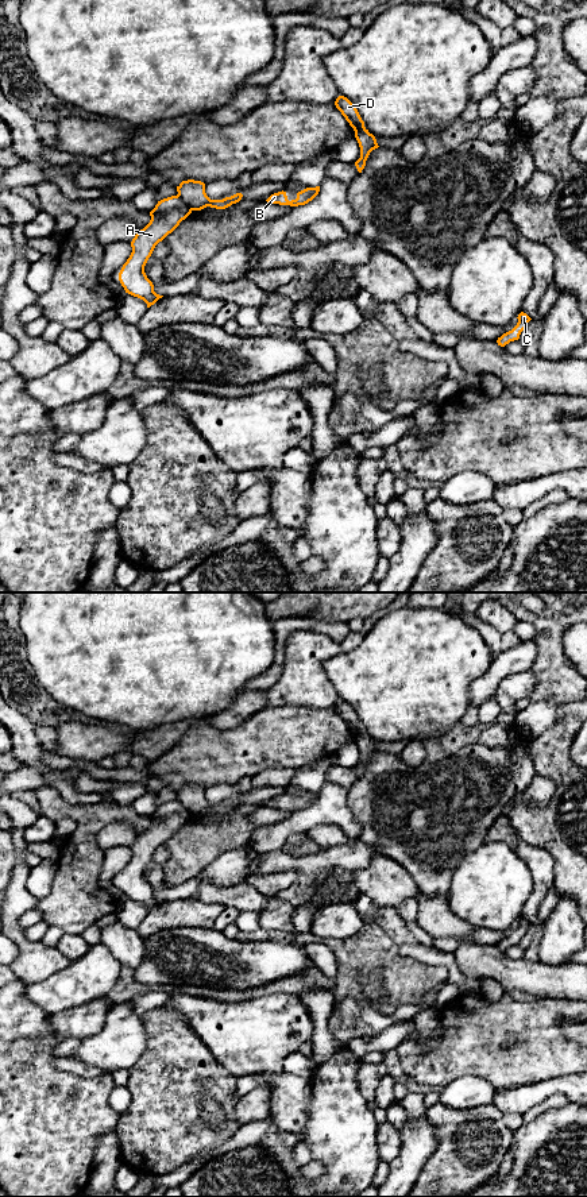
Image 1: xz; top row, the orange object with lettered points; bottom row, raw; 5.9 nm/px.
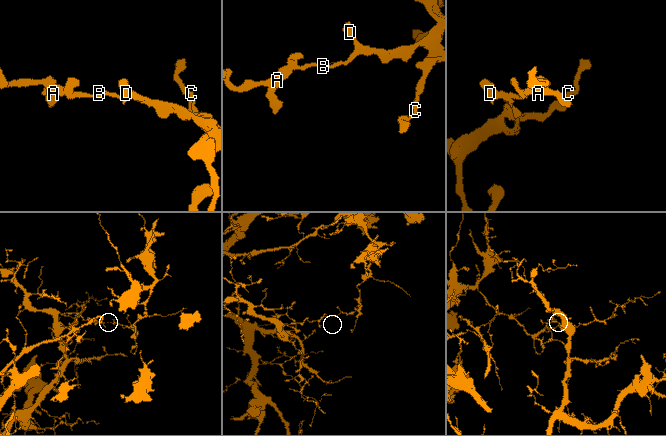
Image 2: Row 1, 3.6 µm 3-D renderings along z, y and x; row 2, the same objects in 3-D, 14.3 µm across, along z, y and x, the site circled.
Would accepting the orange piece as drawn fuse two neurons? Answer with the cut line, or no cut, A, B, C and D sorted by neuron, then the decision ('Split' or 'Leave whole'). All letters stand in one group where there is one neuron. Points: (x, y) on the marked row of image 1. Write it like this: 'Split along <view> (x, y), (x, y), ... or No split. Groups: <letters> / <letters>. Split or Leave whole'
Split along xz (177, 195), (193, 209). Groups: A / B C D. Split

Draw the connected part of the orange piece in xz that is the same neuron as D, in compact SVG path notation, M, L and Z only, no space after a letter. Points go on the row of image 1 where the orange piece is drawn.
M339 96L335 105L355 131L355 138L360 147L360 158L355 162L355 166L358 171L362 173L370 152L379 146L375 136L364 127L364 121L362 120L356 107L347 97Z

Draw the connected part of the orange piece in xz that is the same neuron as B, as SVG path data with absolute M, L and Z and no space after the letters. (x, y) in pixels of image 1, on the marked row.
M320 186L316 188L306 188L297 193L297 198L289 201L286 192L278 192L271 194L266 201L271 204L279 204L279 205L290 205L290 206L298 206L305 205L309 201L312 201L320 192Z

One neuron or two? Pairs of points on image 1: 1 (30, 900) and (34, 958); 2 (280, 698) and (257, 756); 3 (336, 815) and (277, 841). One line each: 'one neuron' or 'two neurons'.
1: one neuron
2: two neurons
3: one neuron

